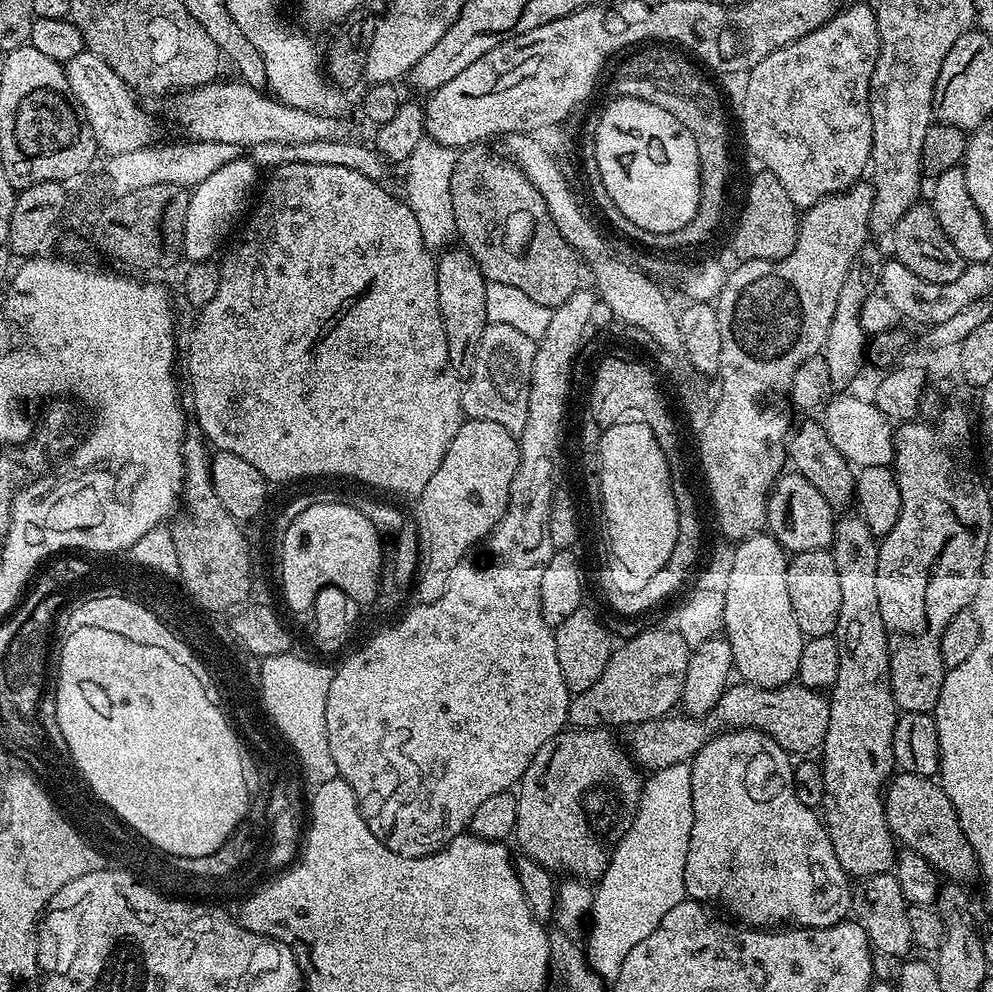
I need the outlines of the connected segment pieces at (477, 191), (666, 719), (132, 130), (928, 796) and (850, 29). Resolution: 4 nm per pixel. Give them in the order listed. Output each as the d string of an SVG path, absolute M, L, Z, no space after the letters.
M487 147L463 149L457 155L456 165L450 174L450 202L454 206L455 235L458 240L460 236L459 243L476 259L476 265L483 272L485 281L514 286L522 290L526 298L534 298L534 302L550 309L562 306L562 302L566 302L566 298L570 298L570 294L581 287L581 257L566 242L566 238L562 238L542 194L538 194L523 170L503 155L495 156L484 148Z
M736 682L725 688L722 698L718 698L716 705L704 716L669 714L635 725L629 731L632 733L626 739L626 747L637 765L649 773L691 761L710 734L729 728L757 728L770 734L770 738L789 754L812 754L815 748L817 751L823 745L830 726L828 700L820 696L823 695L817 689L807 688L799 682L783 684L781 688L757 688L754 684Z
M87 50L79 52L64 65L64 73L70 82L73 98L90 122L90 130L101 153L113 156L126 154L126 150L149 147L152 124L140 105L143 103L128 89L126 82L122 82L122 78L118 78L118 74L114 74L106 62L102 62L102 58Z
M897 771L884 790L884 813L897 841L904 848L914 850L914 854L922 854L922 858L926 858L941 877L952 882L977 879L974 850L962 830L950 798L933 777Z
M871 3L852 4L834 13L828 21L810 34L790 42L790 46L782 46L774 50L774 54L766 54L762 62L758 62L752 68L747 69L748 81L744 84L744 97L740 100L740 132L744 135L744 144L752 151L752 156L760 160L759 167L763 171L774 174L778 182L782 182L782 190L790 194L797 210L807 210L814 206L822 198L831 196L833 192L844 192L853 184L859 183L865 175L872 158L872 119L870 118L870 78L876 65L876 59L880 53L880 31L876 29L876 14Z

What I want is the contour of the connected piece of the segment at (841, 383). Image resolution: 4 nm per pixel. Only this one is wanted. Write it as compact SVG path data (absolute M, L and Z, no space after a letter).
M872 242L865 243L862 250L850 262L850 270L846 270L846 278L842 282L842 290L838 290L838 302L834 306L834 318L830 322L828 337L822 349L826 358L826 367L830 370L830 382L837 389L844 390L848 383L860 372L860 354L866 350L866 333L860 321L862 302L877 291L880 268L884 265L885 257L880 256Z

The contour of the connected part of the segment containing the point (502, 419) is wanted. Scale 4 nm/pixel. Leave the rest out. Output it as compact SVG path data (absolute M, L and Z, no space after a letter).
M487 324L472 352L472 369L462 384L462 410L469 420L498 422L513 434L526 426L526 406L530 406L530 374L537 341L514 330L514 326Z

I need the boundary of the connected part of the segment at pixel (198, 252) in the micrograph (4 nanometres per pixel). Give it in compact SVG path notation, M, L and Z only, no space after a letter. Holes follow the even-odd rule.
M237 158L226 162L226 166L214 170L214 174L210 174L210 178L206 178L206 182L191 189L189 196L192 197L186 200L184 210L182 256L185 261L212 260L215 252L221 251L222 245L229 239L228 231L232 227L234 227L233 229L237 227L238 221L245 215L246 209L253 199L254 189L257 187L256 172L258 173L257 165L251 159ZM244 207L246 207L245 212ZM236 219L238 219L237 224ZM220 243L222 243L221 248Z

